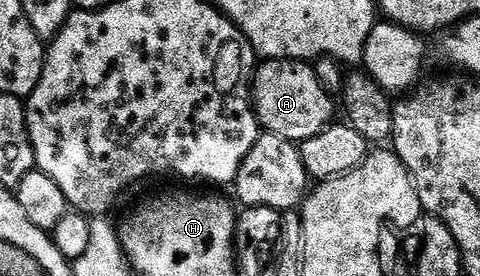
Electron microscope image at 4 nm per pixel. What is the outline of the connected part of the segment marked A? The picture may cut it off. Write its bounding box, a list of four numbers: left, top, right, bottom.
[251,58,336,144]

